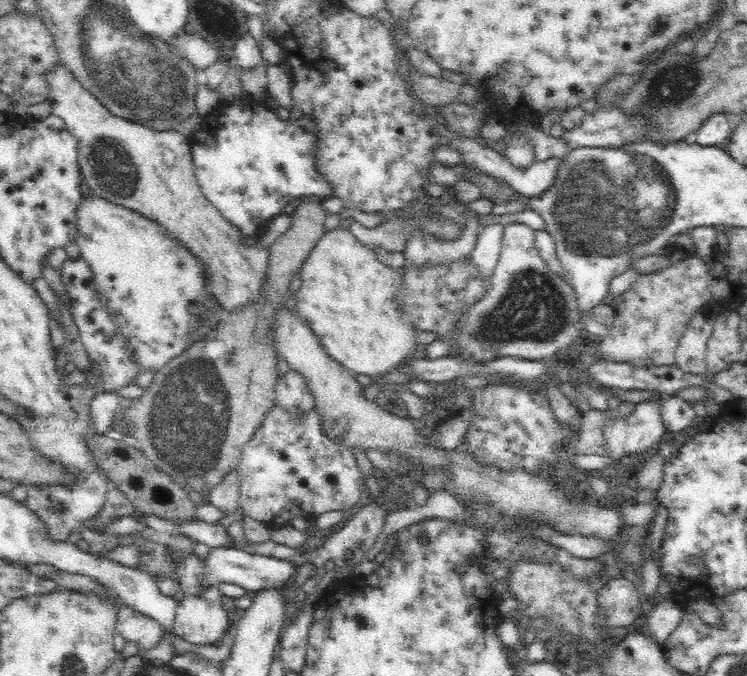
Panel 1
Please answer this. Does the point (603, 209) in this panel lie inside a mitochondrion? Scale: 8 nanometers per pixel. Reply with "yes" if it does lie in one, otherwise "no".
yes

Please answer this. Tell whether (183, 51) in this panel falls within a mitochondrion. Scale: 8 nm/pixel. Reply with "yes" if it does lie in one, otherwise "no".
yes

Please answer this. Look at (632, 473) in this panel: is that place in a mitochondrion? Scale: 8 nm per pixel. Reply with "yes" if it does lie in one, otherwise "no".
no

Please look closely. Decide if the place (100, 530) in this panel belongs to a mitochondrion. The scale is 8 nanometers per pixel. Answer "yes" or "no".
no

